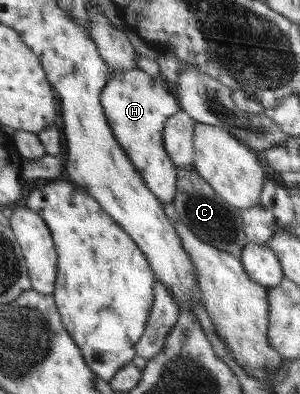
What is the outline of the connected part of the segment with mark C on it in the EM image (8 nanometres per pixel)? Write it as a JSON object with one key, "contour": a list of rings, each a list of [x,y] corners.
{"contour":[[[194,165],[177,168],[176,195],[172,200],[172,204],[175,206],[175,212],[179,217],[178,222],[186,224],[189,230],[199,238],[199,240],[239,258],[243,247],[249,242],[244,233],[240,209],[227,204],[223,198],[215,192],[215,189],[194,169]]]}

